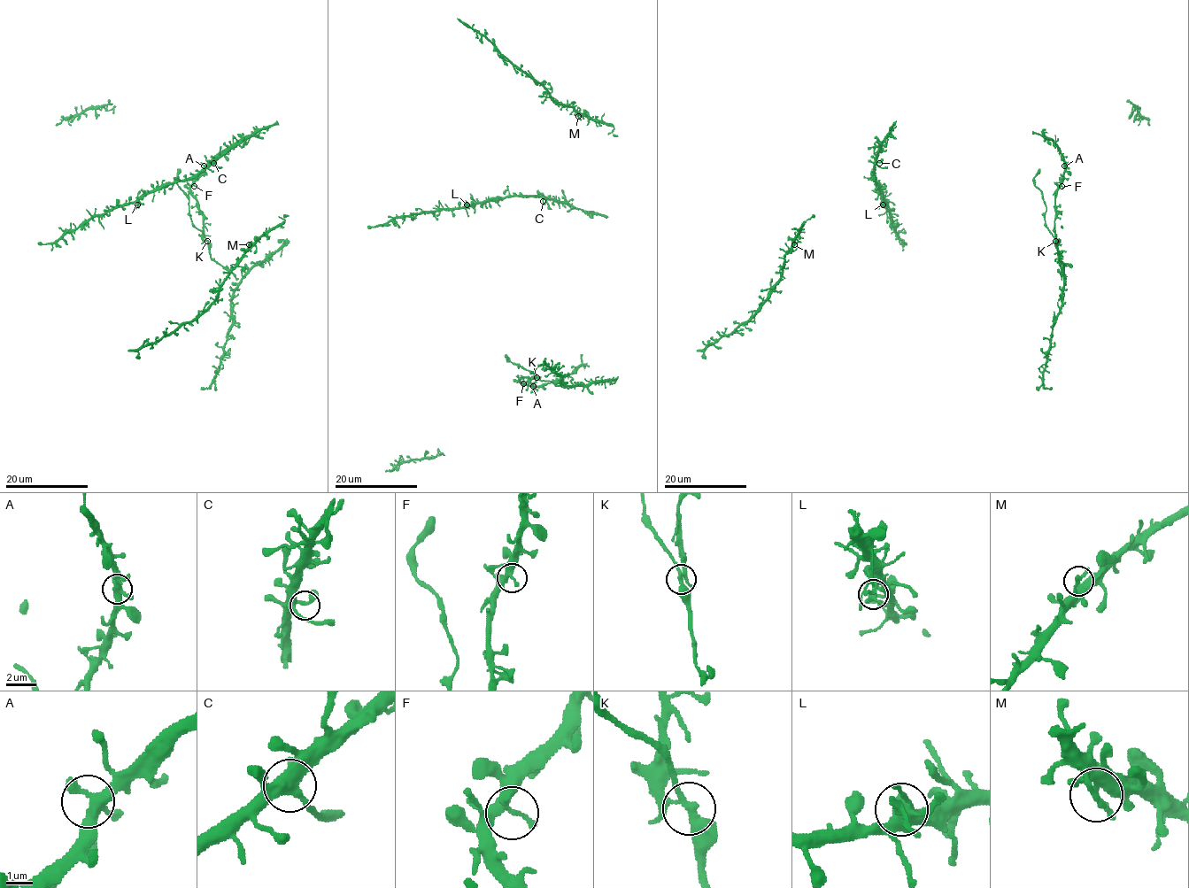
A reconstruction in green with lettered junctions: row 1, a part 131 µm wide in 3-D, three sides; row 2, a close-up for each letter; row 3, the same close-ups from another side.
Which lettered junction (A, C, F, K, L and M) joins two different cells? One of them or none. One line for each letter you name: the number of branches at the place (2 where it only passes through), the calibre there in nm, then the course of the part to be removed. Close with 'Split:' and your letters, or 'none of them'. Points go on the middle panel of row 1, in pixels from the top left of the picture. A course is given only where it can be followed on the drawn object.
K: branches 3; calibre 260 nm; course (536, 377), (521, 366), (518, 367), (506, 356), (510, 361)
Split: K

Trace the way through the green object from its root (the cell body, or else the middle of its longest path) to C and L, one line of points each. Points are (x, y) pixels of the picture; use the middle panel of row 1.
C: (590, 218), (583, 211), (566, 203), (547, 199), (543, 201)
L: (590, 218), (583, 211), (541, 196), (511, 196), (467, 204)

